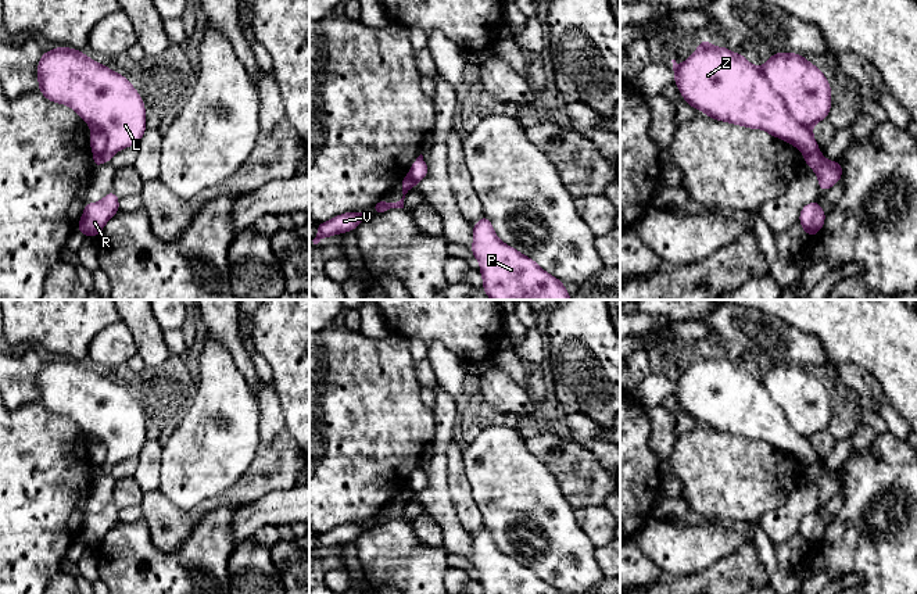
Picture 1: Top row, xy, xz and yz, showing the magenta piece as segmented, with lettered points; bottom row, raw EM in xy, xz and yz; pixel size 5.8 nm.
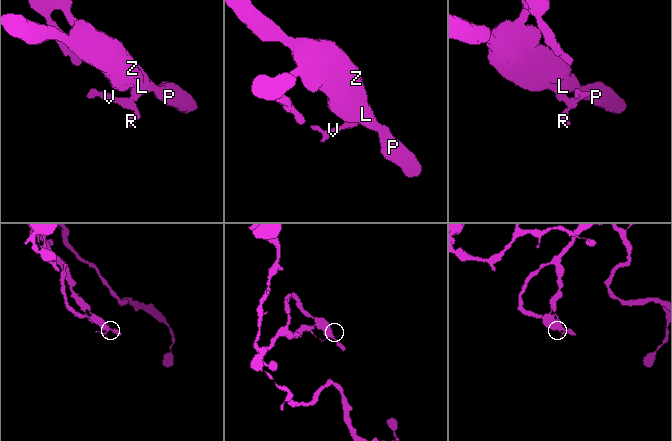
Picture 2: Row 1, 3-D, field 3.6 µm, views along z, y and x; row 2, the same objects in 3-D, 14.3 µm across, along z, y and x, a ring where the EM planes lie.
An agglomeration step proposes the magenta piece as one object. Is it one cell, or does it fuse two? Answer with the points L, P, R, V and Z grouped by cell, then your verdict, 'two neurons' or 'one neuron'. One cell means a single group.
groups L P R V Z; one neuron

